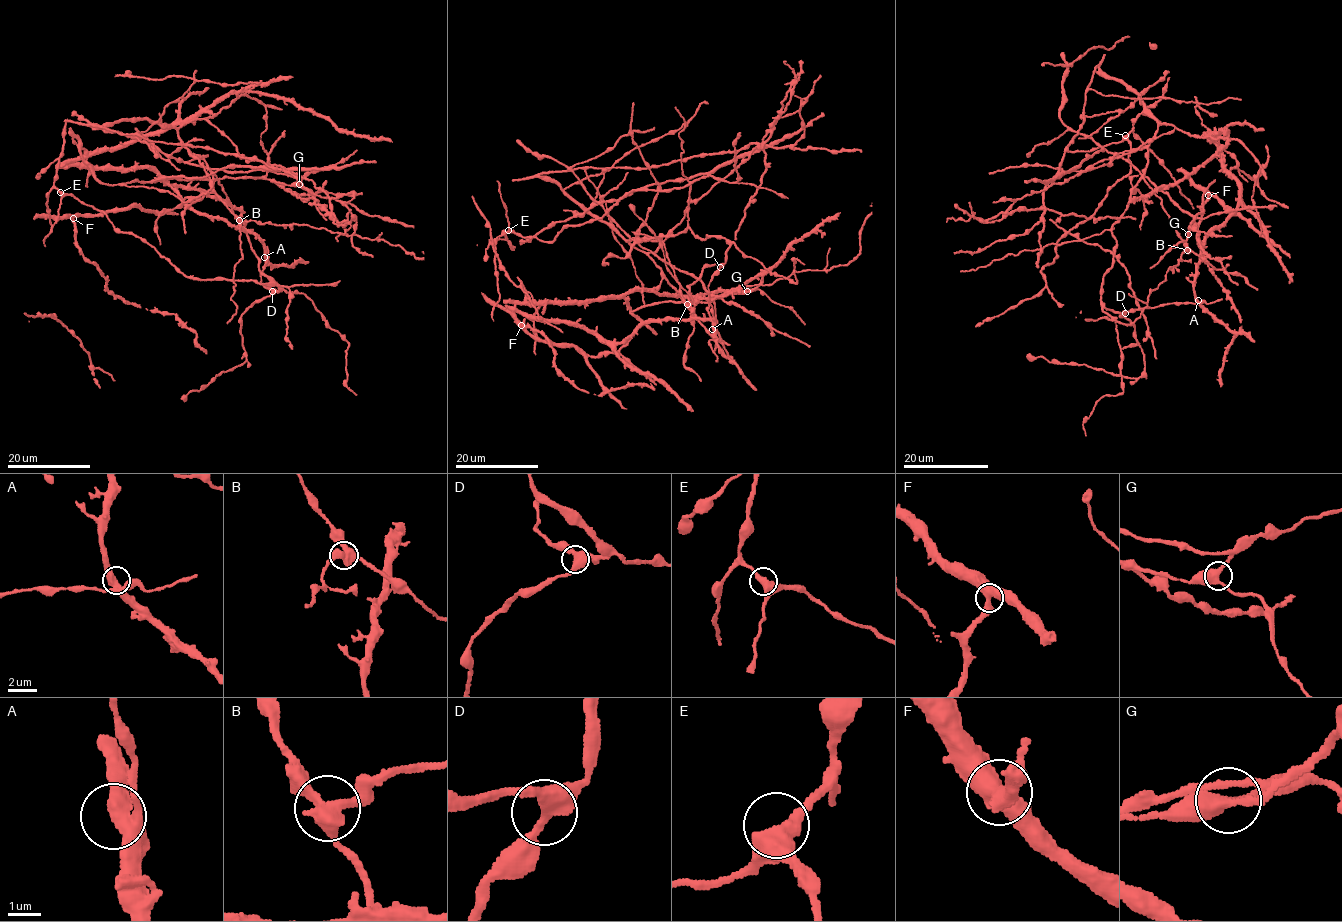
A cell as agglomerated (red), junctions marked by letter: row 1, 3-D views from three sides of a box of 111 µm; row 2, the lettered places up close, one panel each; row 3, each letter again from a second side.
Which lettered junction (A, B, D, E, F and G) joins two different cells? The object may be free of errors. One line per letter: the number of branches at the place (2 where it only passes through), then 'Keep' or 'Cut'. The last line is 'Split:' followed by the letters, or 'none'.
A: Branches: 3. Keep
B: Branches: 3. Cut
D: Branches: 3. Keep
E: Branches: 3. Keep
F: Branches: 3. Keep
G: Branches: 3. Keep
Split: B

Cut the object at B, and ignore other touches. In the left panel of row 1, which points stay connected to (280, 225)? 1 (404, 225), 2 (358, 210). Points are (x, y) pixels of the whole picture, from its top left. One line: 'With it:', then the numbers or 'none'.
With it: none

